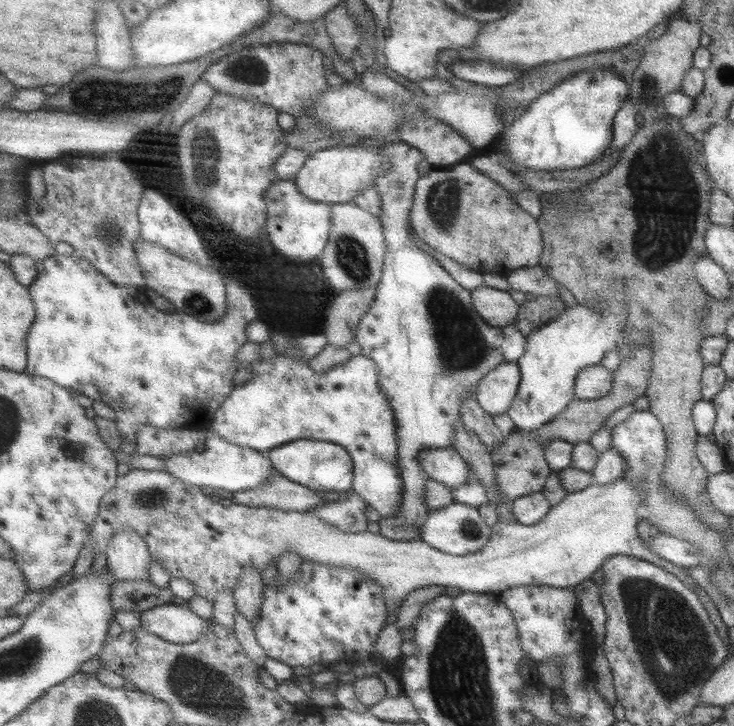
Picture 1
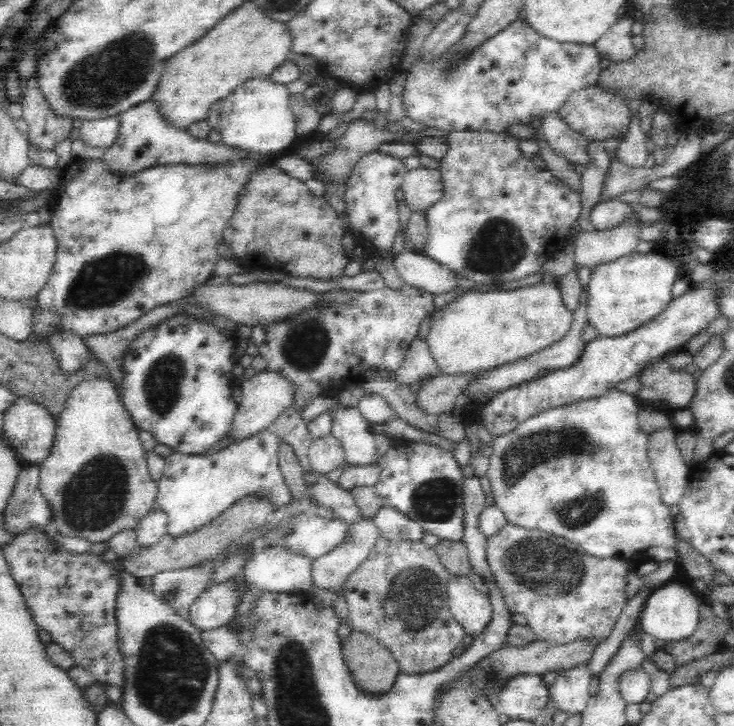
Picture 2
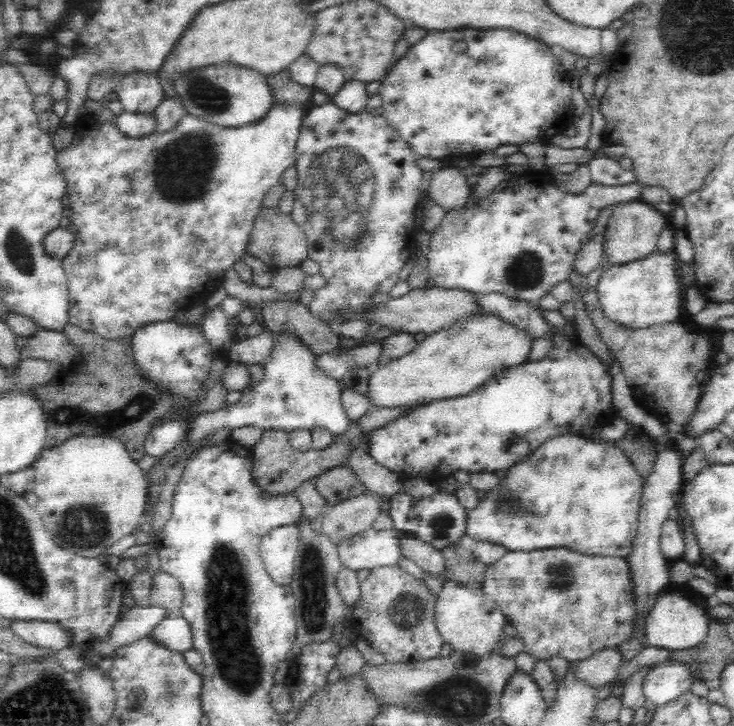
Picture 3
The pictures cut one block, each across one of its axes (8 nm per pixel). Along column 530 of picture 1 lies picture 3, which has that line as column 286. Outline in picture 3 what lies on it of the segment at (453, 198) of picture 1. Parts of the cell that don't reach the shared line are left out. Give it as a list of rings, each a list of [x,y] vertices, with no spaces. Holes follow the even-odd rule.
[[[278,206],[262,207],[253,221],[253,228],[246,250],[248,254],[260,259],[271,269],[280,267],[300,267],[307,259],[307,237],[302,225],[278,211]]]

